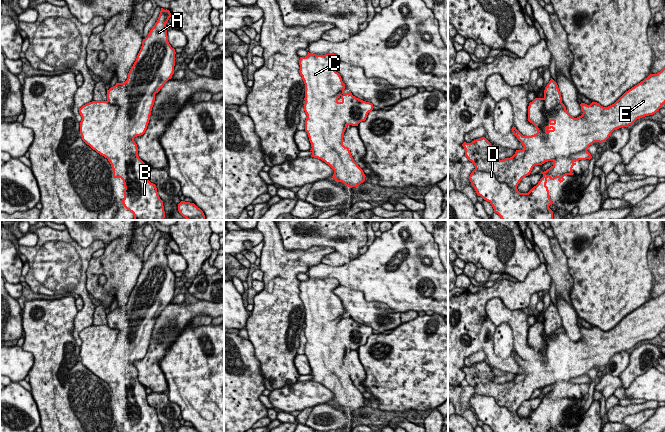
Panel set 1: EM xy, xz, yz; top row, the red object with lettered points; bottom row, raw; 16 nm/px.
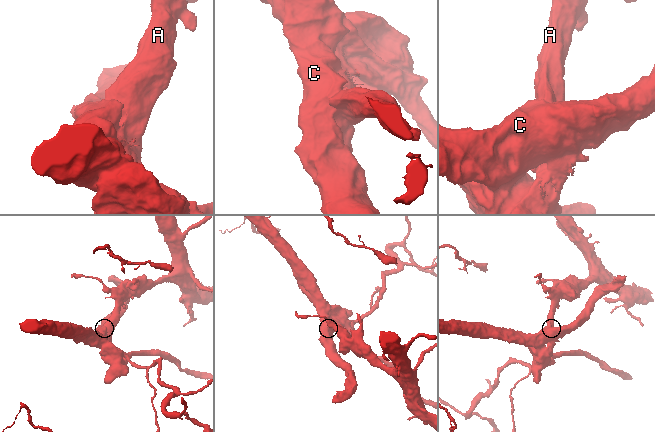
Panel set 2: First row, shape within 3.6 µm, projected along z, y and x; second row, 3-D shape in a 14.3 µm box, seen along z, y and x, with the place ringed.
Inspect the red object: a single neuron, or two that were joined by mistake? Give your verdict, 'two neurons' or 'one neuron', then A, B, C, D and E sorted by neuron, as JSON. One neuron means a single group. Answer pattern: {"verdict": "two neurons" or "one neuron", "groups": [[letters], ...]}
{"verdict": "two neurons", "groups": [["A", "B", "D"], ["C", "E"]]}

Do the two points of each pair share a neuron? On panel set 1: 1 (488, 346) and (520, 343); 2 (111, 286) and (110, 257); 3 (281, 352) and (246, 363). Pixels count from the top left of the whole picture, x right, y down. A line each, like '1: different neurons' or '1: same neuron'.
1: different neurons
2: same neuron
3: different neurons

